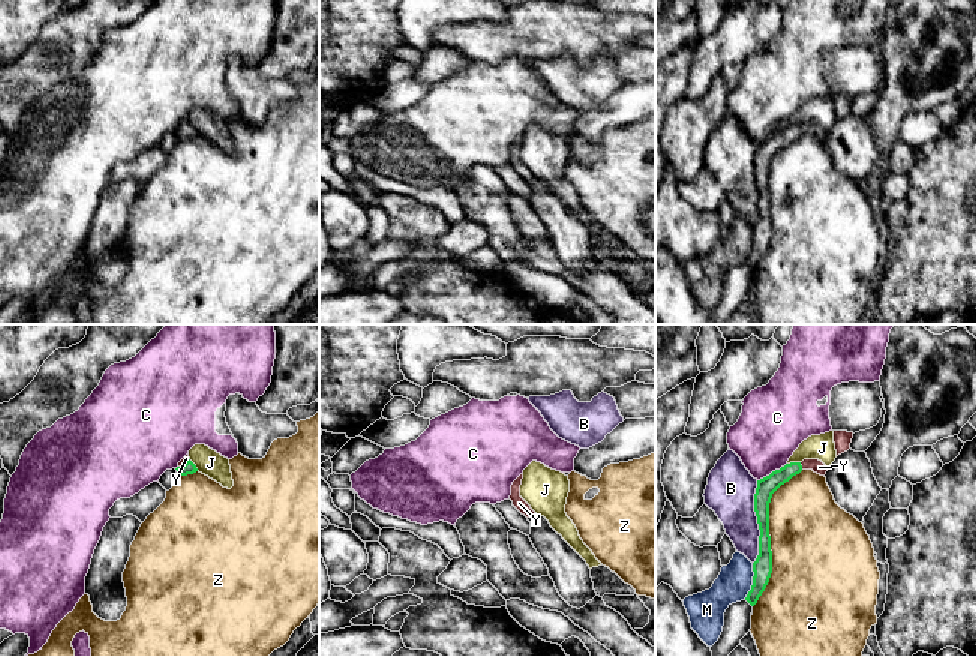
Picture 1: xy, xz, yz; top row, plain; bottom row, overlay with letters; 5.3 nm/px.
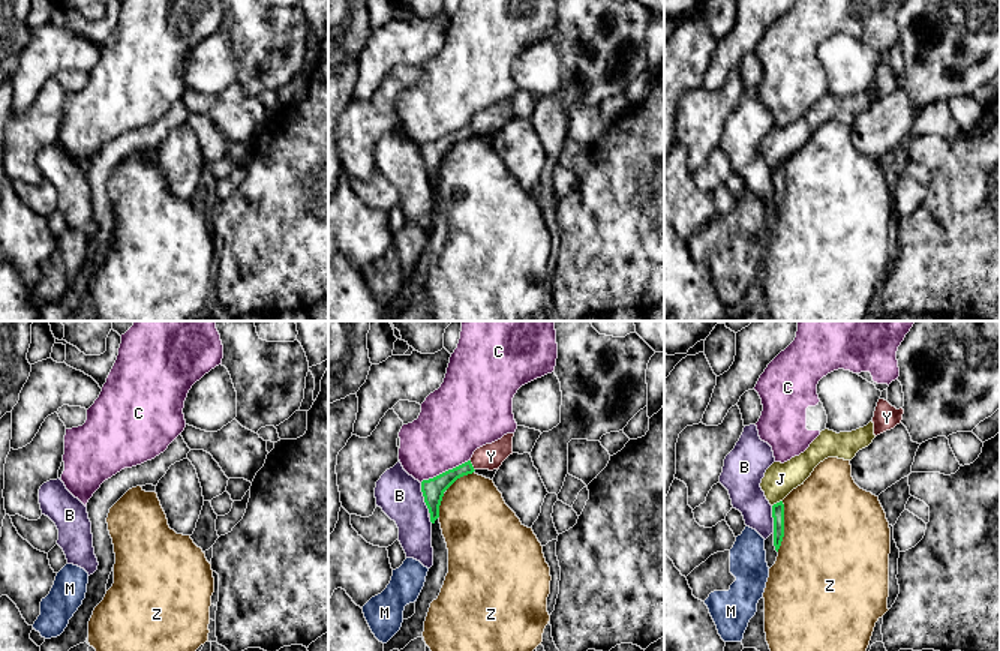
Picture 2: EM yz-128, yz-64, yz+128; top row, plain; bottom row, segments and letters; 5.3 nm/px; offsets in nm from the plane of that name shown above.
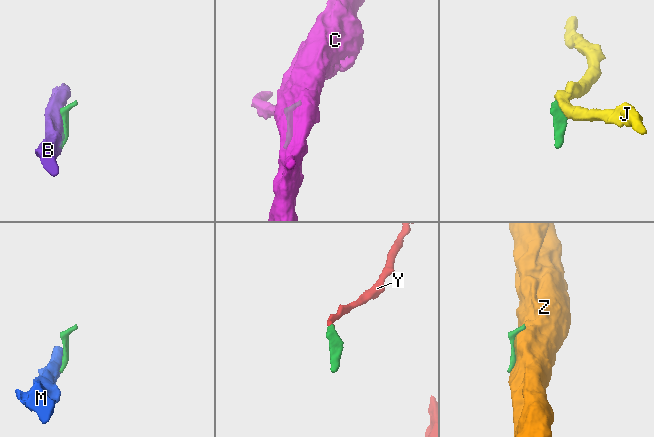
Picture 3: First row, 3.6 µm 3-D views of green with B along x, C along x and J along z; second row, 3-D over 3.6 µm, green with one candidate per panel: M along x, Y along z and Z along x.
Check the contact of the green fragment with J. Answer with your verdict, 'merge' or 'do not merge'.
do not merge

